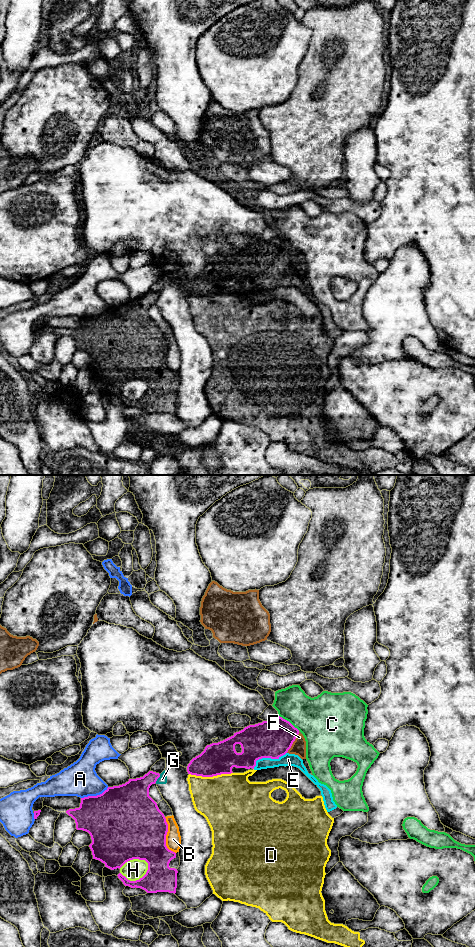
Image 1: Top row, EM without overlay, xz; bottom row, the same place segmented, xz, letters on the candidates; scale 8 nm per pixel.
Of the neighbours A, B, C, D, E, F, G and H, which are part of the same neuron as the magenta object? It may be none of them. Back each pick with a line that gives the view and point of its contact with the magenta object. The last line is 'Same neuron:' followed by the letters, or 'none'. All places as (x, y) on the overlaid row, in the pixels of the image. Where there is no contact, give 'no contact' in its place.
E: contact xz (267, 757)
Same neuron: E

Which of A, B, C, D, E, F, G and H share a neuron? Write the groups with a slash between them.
A / B / C / D / E / F / G / H

